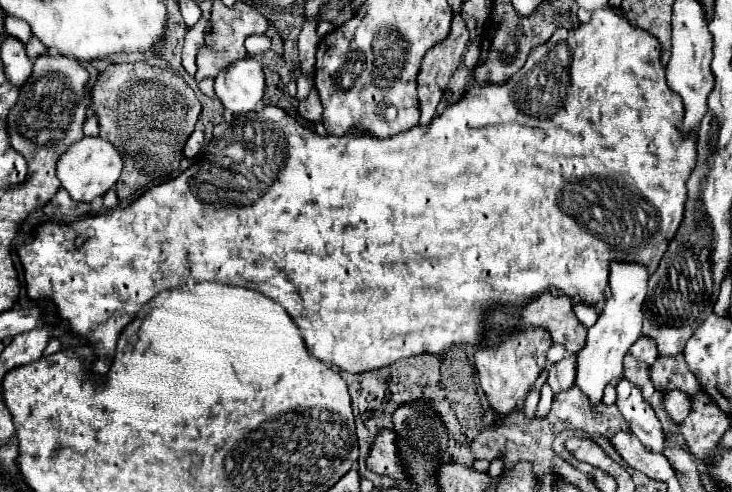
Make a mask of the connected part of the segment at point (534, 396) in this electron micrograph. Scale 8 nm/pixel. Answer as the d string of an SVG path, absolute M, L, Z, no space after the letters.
M531 389L527 399L525 399L525 405L523 405L523 411L525 411L525 417L533 417L535 415L535 409L537 409L537 403L539 403L539 389Z

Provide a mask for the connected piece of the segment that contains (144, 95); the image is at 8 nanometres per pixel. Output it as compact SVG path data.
M143 61L109 65L101 71L91 101L91 109L99 117L99 137L113 143L123 155L123 173L115 185L119 199L133 197L139 189L165 183L179 173L183 145L201 113L201 103L179 73Z

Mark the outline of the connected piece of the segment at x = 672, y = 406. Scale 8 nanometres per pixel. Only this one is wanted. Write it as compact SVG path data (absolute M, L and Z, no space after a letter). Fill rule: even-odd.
M669 391L663 397L665 411L673 423L681 423L691 411L691 397L681 391Z

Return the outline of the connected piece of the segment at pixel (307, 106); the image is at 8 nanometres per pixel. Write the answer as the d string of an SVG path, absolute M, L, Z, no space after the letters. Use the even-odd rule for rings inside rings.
M315 87L309 91L309 95L305 97L305 101L299 103L297 113L299 113L299 117L303 117L303 119L307 119L311 123L319 123L321 121L323 107L321 107L321 101L319 101L319 95L317 95Z

